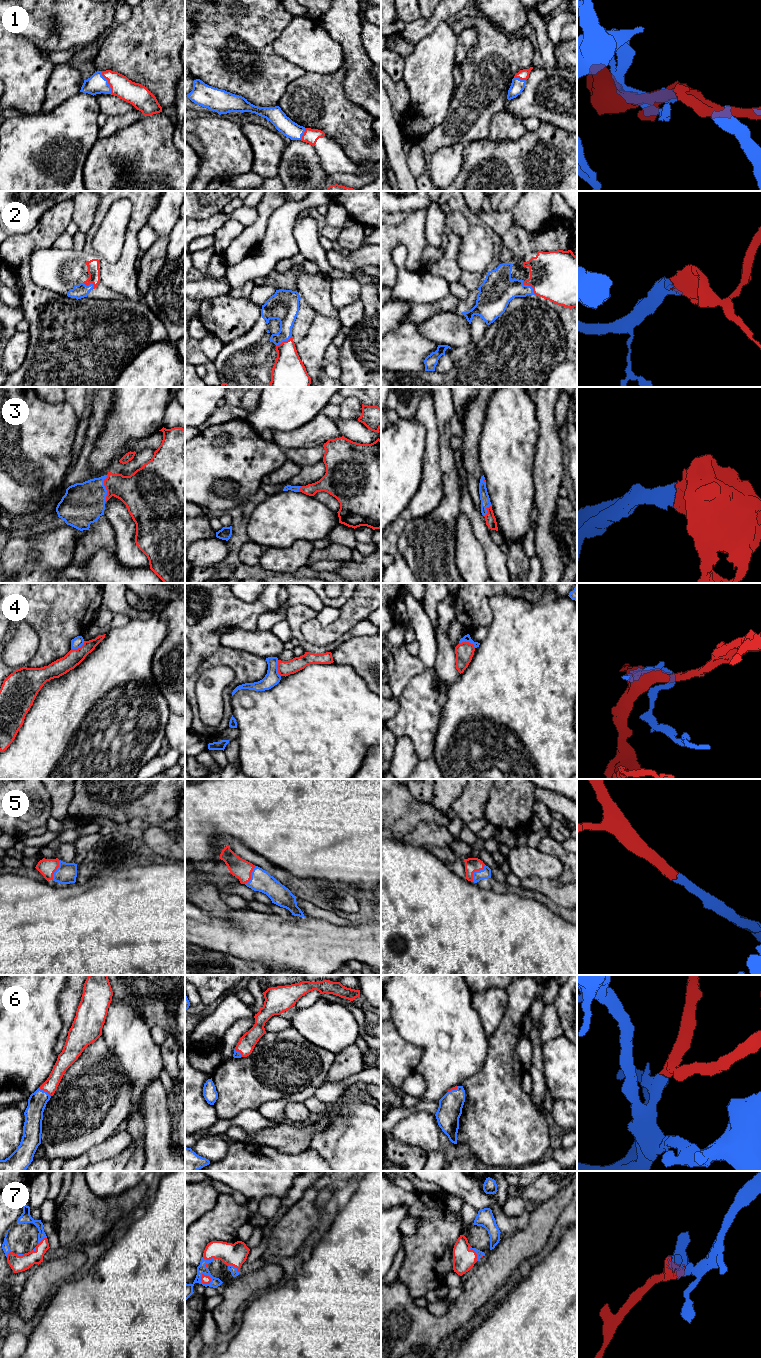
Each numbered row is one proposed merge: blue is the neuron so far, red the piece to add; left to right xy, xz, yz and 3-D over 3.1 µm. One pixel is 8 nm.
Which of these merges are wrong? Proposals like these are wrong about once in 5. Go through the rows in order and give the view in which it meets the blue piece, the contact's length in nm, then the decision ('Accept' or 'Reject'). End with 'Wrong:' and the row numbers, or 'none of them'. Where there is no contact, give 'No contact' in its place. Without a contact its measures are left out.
1: Touches blue in xy. Shared border 200 nm. Accept
2: Touches blue in yz. Shared border 160 nm. Accept
3: Touches blue in xy. Shared border 240 nm. Accept
4: Touches blue in yz. Shared border 140 nm. Reject
5: Touches blue in yz. Shared border 170 nm. Accept
6: Touches blue in xy. Shared border 120 nm. Accept
7: Touches blue in xz. Shared border 110 nm. Accept
Wrong: 4

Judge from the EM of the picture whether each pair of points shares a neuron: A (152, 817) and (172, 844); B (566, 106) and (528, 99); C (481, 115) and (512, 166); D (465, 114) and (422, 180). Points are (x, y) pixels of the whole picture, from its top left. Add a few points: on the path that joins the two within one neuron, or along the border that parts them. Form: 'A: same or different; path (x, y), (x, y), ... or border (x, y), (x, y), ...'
A: different; border (144, 825), (159, 827)
B: same; path (557, 99), (537, 99)
C: different; border (487, 138), (481, 141), (470, 141), (465, 144)
D: different; border (428, 158), (424, 170), (415, 178)

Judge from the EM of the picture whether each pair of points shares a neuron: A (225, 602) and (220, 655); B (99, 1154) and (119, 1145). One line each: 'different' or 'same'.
A: different
B: same

